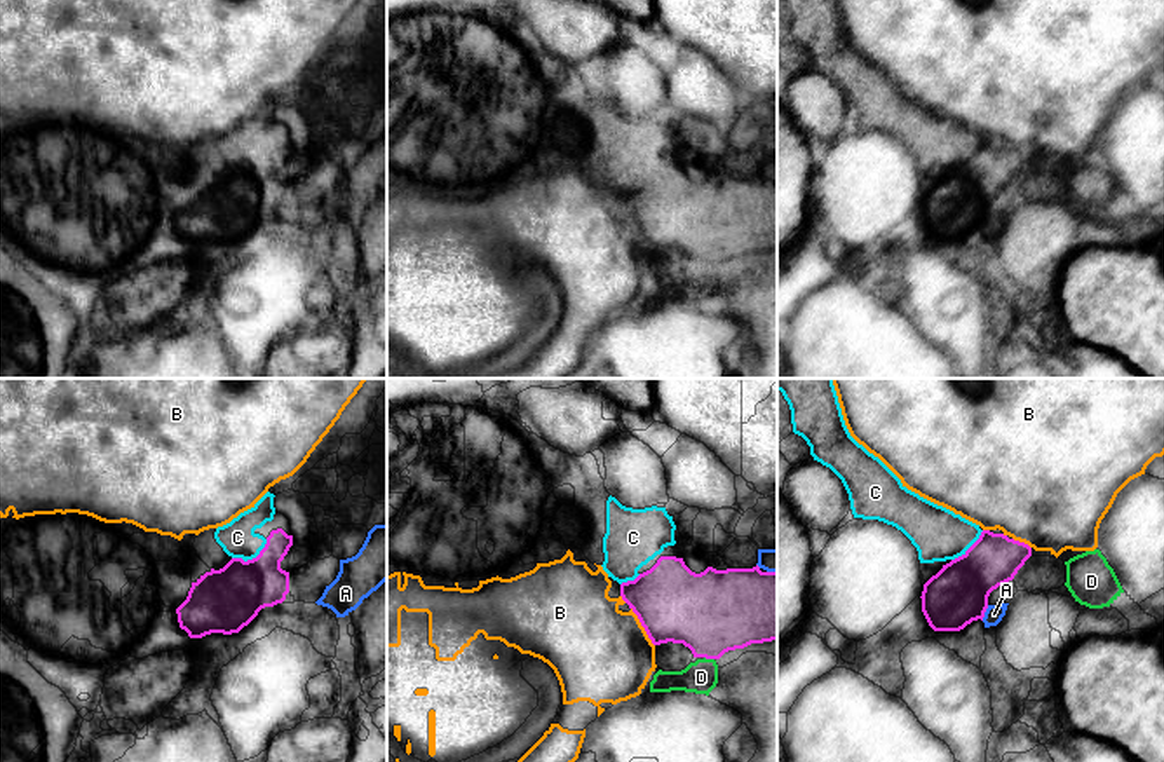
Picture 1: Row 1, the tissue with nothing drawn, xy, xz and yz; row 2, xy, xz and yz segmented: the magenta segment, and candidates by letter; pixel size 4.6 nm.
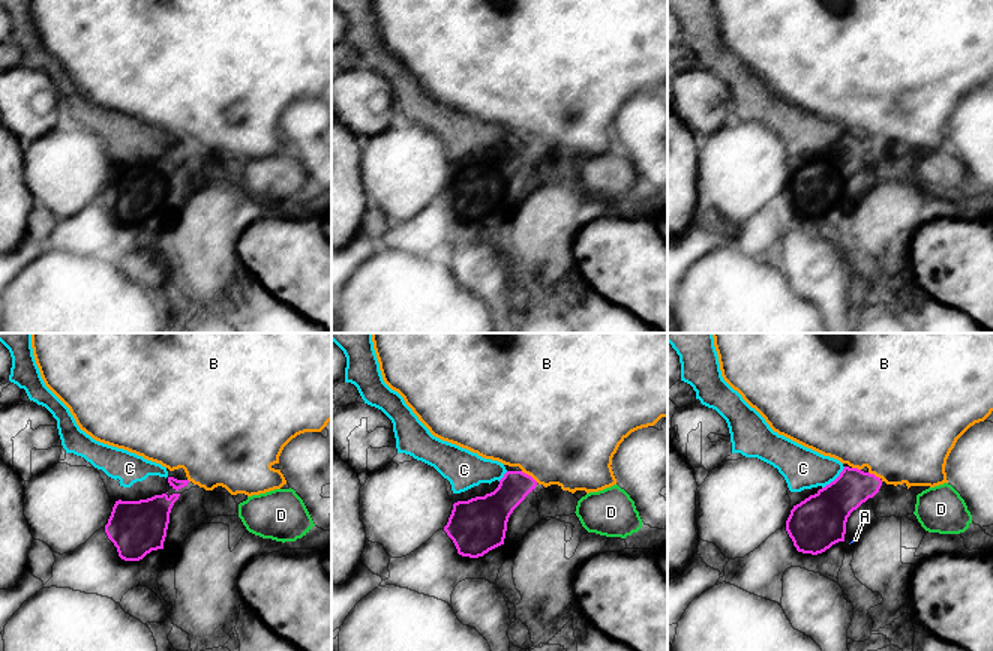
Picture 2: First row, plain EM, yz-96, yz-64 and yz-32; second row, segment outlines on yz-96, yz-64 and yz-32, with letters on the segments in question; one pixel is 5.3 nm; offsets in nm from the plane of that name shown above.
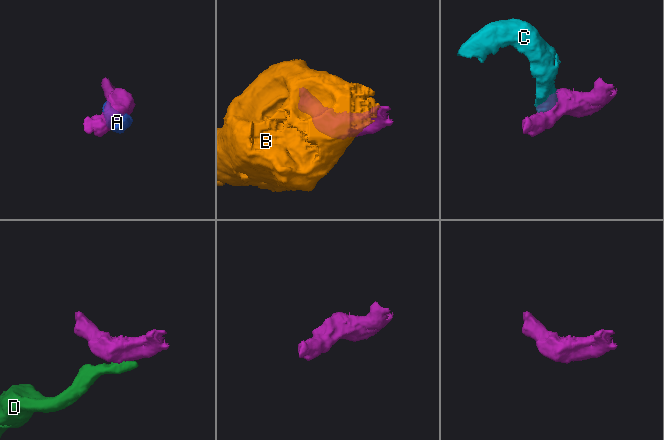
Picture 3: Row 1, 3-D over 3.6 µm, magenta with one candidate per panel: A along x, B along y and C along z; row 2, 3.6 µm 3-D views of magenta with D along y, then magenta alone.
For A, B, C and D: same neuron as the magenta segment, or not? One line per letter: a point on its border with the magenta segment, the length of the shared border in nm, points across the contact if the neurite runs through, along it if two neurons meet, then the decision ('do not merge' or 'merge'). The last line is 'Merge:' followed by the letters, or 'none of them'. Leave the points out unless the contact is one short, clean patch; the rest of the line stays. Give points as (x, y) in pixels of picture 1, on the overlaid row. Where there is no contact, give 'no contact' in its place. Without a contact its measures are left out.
A: contact yz (985, 611); length 80 nm; do not merge
B: contact xz (642, 625); length 220 nm; do not merge
C: contact xy (253, 558); length 190 nm; way xy (225, 600), (253, 572), (253, 558), (237, 537); merge
D: contact xz (710, 658); length 50 nm; border xz (704, 656), (713, 659); do not merge
Merge: C

